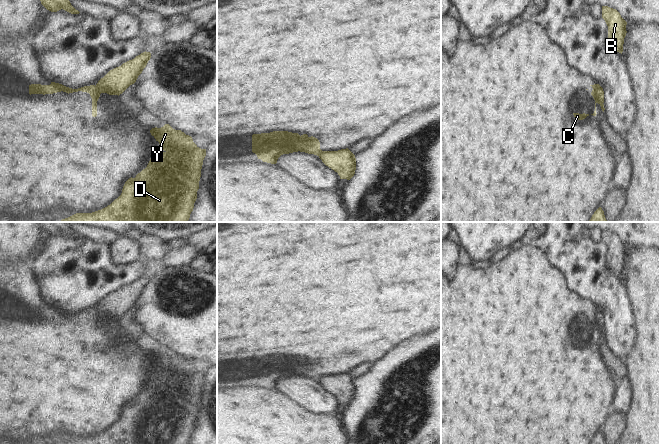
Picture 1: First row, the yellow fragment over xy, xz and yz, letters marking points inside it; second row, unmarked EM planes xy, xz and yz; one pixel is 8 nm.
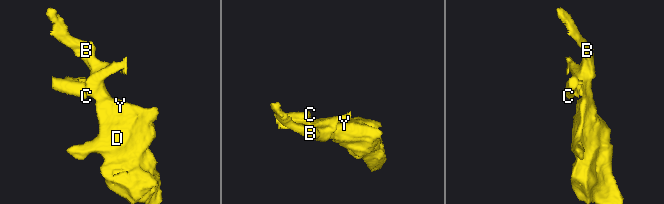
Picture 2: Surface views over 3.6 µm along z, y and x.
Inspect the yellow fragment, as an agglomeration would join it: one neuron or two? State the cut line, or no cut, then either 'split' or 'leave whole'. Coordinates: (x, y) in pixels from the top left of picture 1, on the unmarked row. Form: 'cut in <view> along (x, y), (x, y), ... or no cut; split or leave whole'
cut in xy along (95, 310), (97, 324); split

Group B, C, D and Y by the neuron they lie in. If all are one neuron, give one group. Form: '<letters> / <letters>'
B D Y / C

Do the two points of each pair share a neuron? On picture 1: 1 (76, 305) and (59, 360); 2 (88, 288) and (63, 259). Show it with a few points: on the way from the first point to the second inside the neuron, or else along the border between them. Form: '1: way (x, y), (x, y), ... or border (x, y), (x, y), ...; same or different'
1: border (51, 306), (57, 306), (72, 312), (95, 310); different
2: way (79, 278), (77, 274), (77, 260), (73, 258); same

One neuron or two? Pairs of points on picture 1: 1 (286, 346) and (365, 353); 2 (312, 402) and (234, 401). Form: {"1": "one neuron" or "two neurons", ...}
{"1": "one neuron", "2": "two neurons"}

